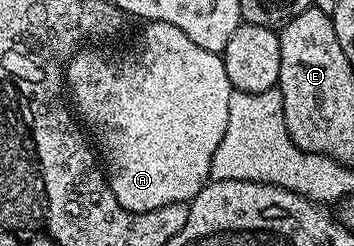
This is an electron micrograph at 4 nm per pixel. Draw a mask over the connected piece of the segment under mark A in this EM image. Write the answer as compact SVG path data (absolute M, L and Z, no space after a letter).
M150 21L144 28L133 49L125 54L82 47L65 67L68 100L76 116L93 128L92 140L103 158L111 191L132 213L188 203L207 184L215 147L219 147L223 131L227 131L229 100L235 91L227 79L222 54L203 51L199 43L191 43L171 23Z

